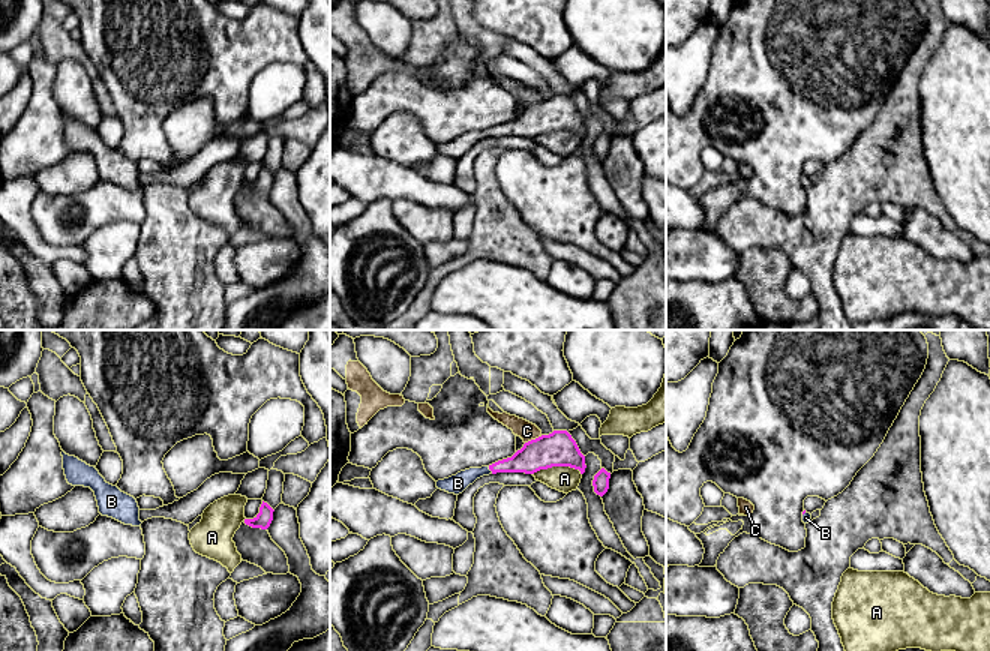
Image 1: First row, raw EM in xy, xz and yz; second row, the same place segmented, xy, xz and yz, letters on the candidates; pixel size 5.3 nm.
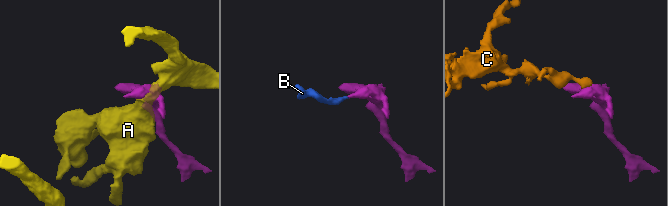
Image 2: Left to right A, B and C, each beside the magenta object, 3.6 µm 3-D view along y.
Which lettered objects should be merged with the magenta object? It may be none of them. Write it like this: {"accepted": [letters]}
{"accepted": ["B"]}

